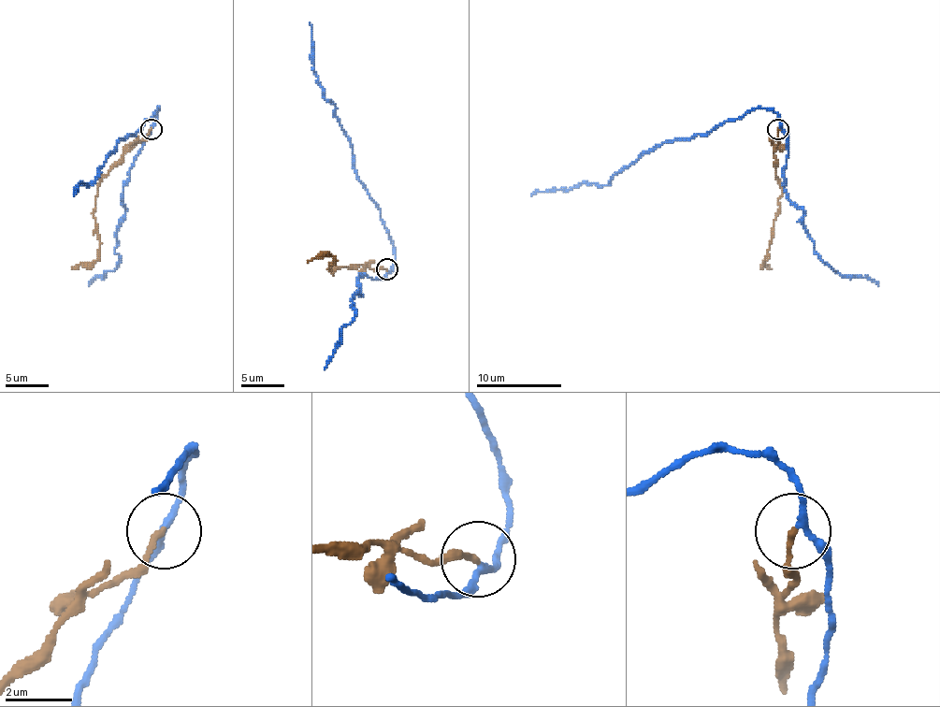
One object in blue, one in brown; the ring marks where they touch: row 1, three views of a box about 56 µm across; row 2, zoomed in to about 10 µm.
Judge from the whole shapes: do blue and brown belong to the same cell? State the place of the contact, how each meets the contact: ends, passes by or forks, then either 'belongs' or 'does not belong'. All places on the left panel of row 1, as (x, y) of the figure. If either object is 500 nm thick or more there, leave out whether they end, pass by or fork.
at (151, 129); blue passes by; brown ends there; does not belong

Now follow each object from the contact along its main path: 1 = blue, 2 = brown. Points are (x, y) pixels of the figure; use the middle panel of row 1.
1: (386, 271), (393, 266), (395, 247), (378, 207), (359, 179), (335, 106), (325, 97), (311, 59), (310, 22)
2: (386, 268), (359, 265), (339, 266), (333, 273), (328, 268), (335, 260), (333, 258), (316, 256), (308, 262)

